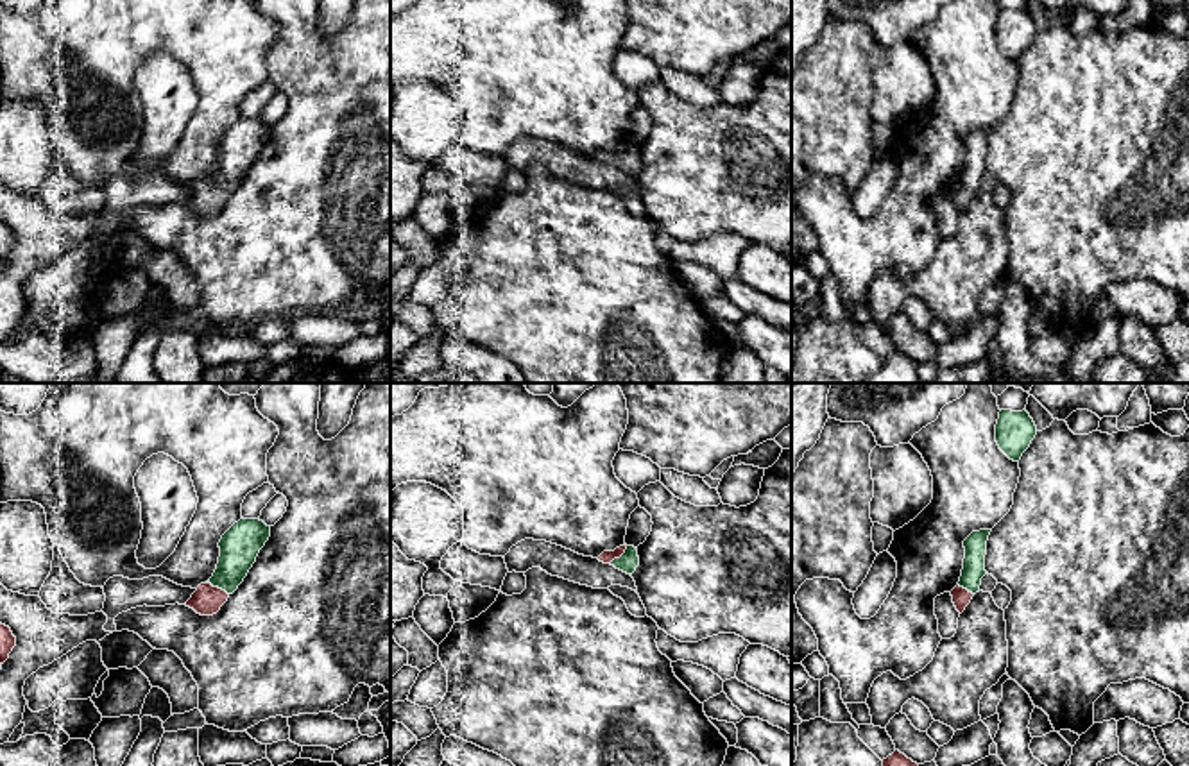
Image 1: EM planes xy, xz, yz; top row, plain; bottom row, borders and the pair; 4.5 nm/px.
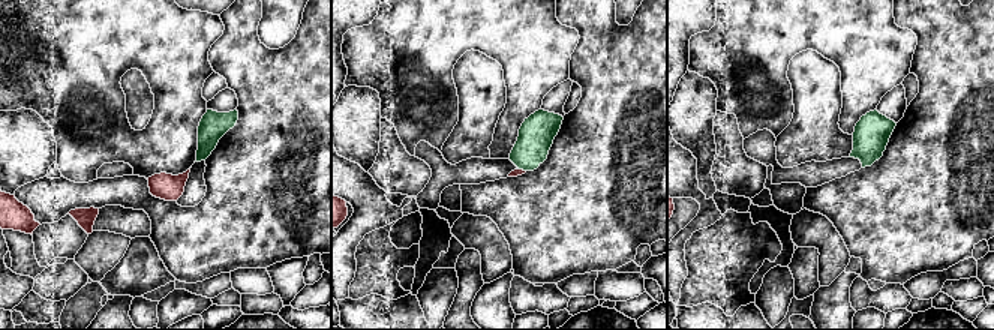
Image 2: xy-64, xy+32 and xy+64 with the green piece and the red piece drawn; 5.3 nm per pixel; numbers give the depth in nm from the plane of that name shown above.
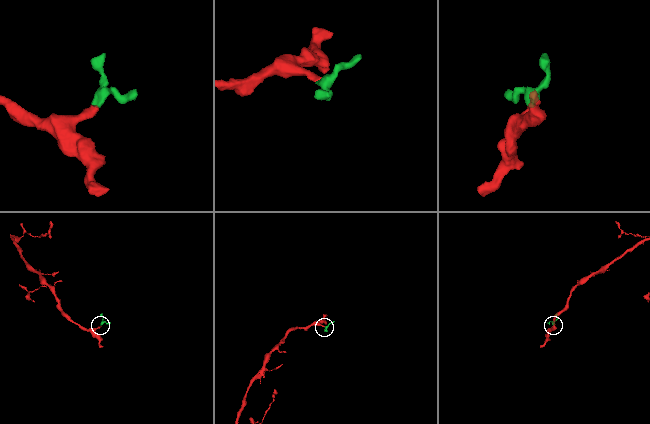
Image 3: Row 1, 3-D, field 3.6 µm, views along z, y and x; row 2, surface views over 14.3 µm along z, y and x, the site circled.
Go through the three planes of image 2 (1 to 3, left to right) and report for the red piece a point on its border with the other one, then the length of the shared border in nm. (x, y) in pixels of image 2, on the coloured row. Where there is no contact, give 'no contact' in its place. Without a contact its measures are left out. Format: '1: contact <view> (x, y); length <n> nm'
1: no contact
2: contact xy+32 (522, 168); length 40 nm
3: no contact

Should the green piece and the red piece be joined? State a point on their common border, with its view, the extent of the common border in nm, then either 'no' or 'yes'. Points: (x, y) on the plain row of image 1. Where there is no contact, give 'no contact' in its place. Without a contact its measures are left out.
meets green in xy at (217, 185); contact 120 nm long; yes

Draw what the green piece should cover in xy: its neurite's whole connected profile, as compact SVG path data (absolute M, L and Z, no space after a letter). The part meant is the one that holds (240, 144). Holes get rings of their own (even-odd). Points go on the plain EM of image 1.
M240 118L220 138L220 156L213 175L197 186L184 202L201 215L213 215L227 200L256 161L270 136L270 125L260 118Z

